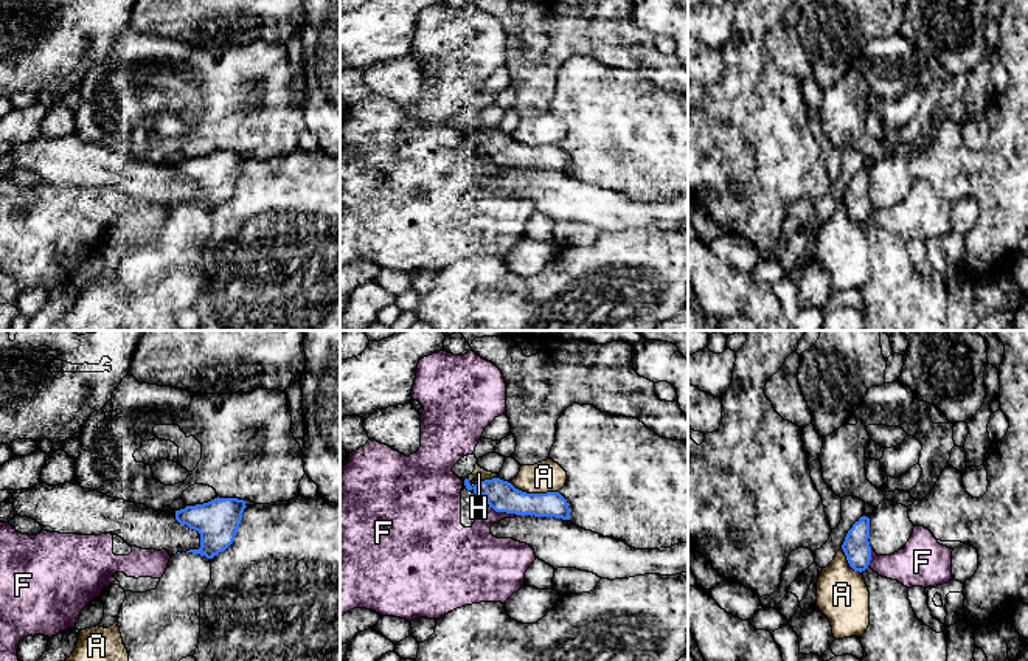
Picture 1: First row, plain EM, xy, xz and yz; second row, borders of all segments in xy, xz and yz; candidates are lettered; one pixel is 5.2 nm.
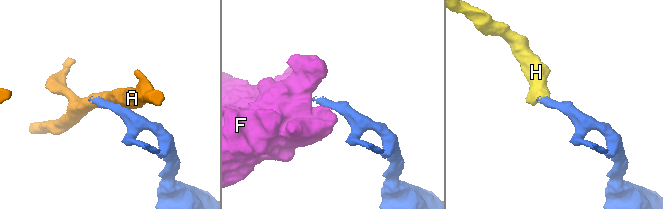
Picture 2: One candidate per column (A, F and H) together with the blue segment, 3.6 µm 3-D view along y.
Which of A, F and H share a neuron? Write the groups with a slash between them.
A / F / H

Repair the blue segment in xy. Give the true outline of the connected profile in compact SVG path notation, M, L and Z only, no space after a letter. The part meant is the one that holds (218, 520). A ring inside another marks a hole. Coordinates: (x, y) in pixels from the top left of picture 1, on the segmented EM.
M214 498L203 504L175 510L175 520L200 534L200 548L186 552L213 559L234 540L242 520L245 501L238 498Z

